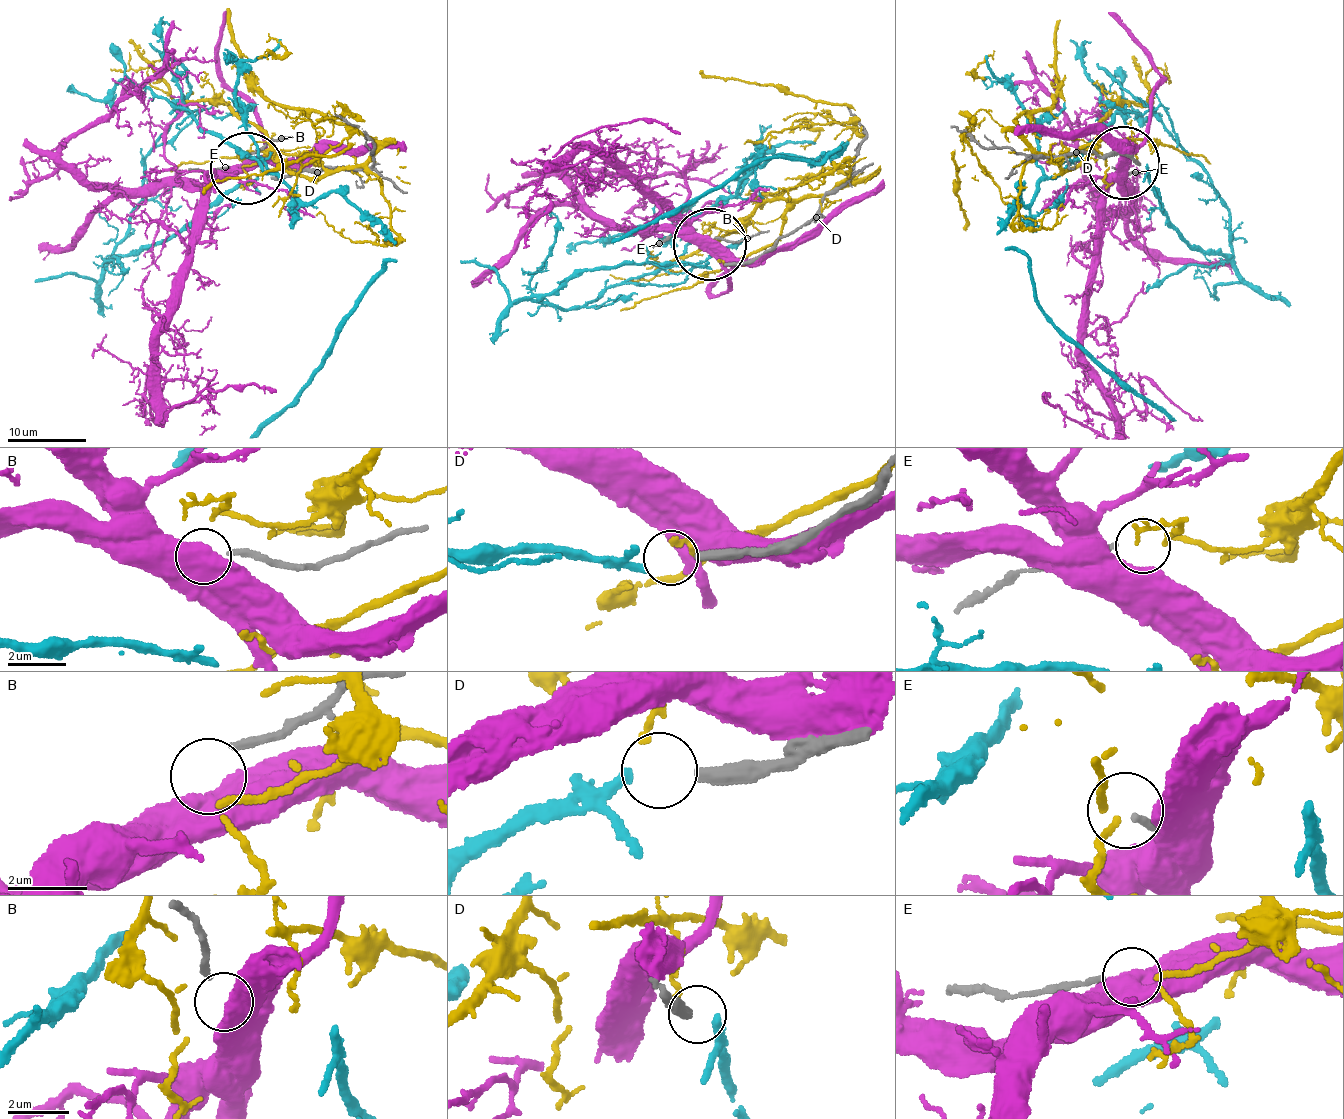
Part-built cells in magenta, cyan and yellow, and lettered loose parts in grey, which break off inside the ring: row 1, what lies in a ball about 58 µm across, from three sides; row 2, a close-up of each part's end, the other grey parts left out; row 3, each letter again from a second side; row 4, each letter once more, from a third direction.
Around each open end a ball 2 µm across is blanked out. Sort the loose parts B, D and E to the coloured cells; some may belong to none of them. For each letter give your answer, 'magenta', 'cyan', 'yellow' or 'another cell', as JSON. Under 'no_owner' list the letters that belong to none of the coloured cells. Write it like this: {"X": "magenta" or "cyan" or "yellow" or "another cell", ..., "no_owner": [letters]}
{"B": "another cell", "D": "cyan", "E": "yellow", "no_owner": ["B"]}

